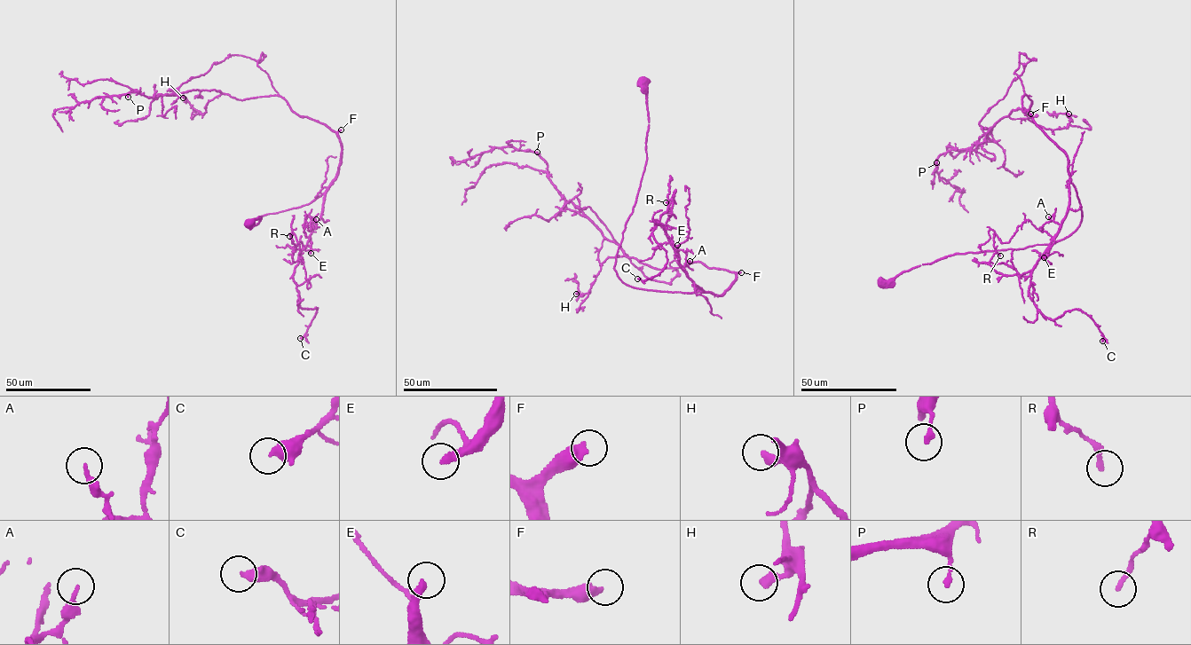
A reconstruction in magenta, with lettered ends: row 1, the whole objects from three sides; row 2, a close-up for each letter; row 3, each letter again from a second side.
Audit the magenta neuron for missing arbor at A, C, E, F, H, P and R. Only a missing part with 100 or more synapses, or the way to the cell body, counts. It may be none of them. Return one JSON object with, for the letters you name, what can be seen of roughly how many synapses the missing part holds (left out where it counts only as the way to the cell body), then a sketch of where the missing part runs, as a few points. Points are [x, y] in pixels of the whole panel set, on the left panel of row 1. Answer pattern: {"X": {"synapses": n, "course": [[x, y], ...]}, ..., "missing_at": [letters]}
{"F": {"synapses": 500}, "missing_at": ["F"]}

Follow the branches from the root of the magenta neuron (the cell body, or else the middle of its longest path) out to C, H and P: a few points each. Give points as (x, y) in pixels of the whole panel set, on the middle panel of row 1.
C: (642, 82), (647, 161), (614, 269), (635, 287), (702, 291), (654, 220), (652, 235), (667, 263), (637, 279)
H: (642, 82), (647, 161), (616, 274), (719, 295), (737, 277), (609, 257), (576, 294)
P: (642, 82), (647, 161), (614, 269), (637, 288), (722, 294), (735, 272), (627, 257), (560, 193), (537, 152)

